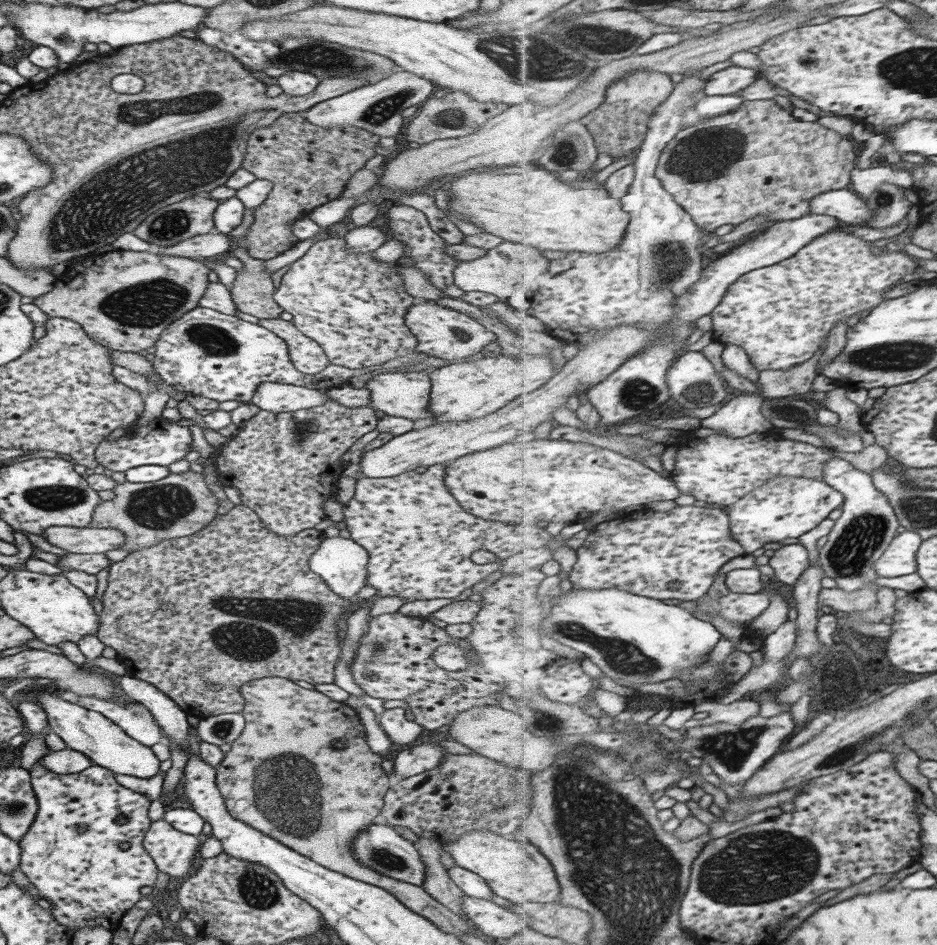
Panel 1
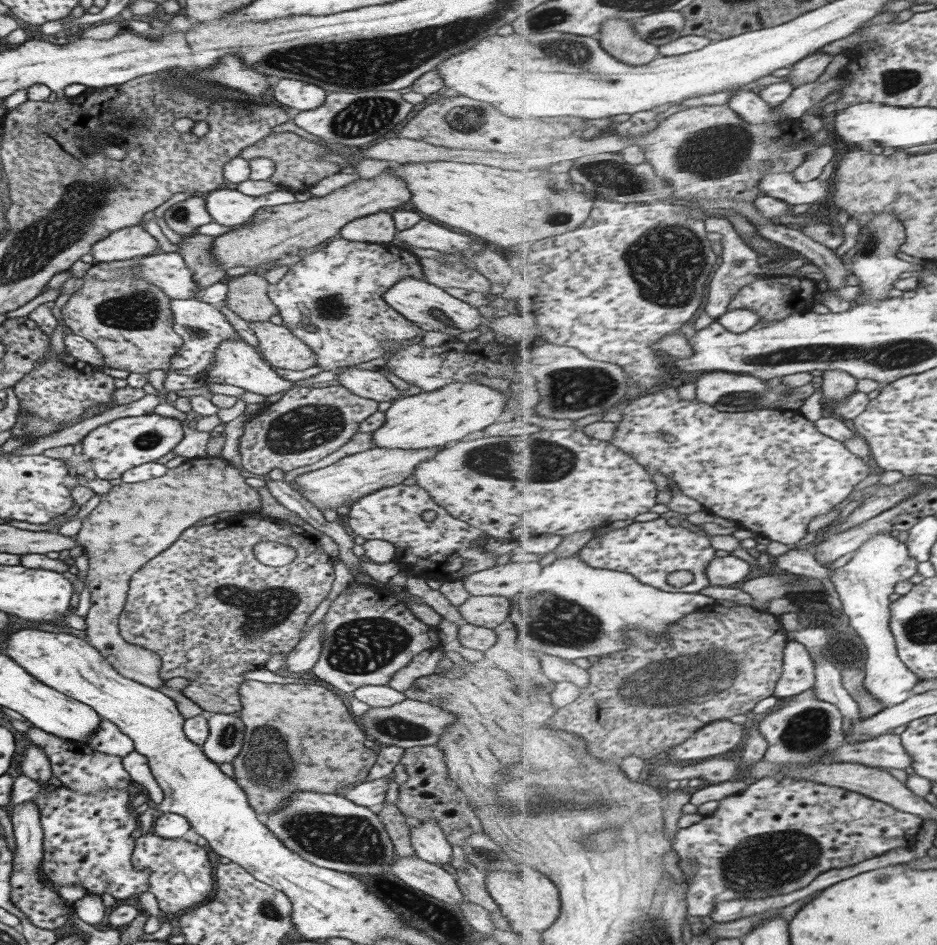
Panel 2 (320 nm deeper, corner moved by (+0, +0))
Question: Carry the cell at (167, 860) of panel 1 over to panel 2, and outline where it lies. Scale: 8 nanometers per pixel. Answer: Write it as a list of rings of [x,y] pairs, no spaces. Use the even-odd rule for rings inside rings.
[[[149,832],[135,840],[130,861],[136,870],[150,870],[147,877],[148,891],[157,900],[159,911],[163,914],[185,912],[211,897],[211,866],[205,850],[198,845],[180,839],[163,839]]]

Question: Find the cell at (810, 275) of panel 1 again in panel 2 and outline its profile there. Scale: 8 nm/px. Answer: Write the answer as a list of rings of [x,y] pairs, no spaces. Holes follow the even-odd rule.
[[[772,275],[741,289],[727,310],[753,310],[761,316],[759,322],[763,322],[763,324],[781,322],[785,318],[791,318],[791,314],[805,314],[805,312],[811,311],[815,304],[813,299],[817,293],[819,293],[818,284],[813,281],[786,275]]]

